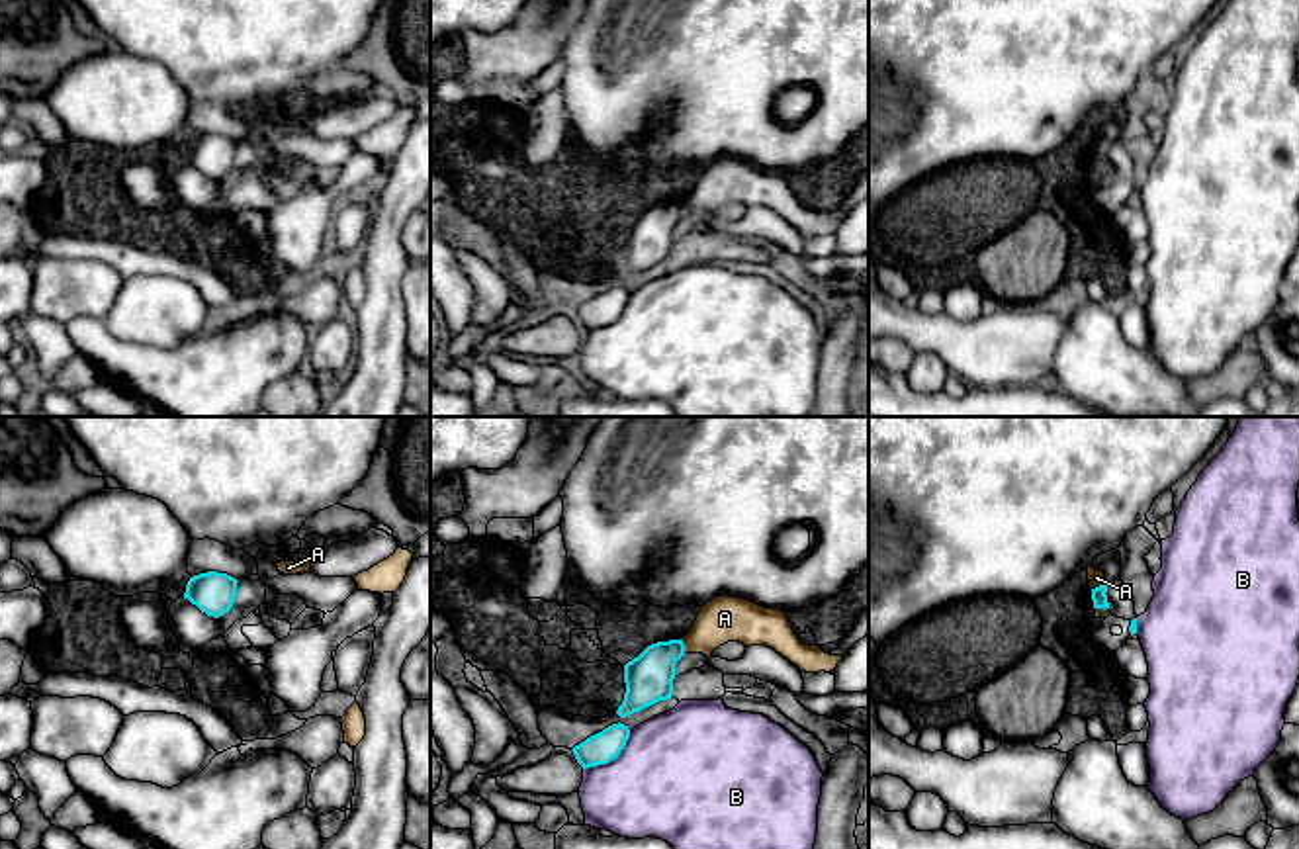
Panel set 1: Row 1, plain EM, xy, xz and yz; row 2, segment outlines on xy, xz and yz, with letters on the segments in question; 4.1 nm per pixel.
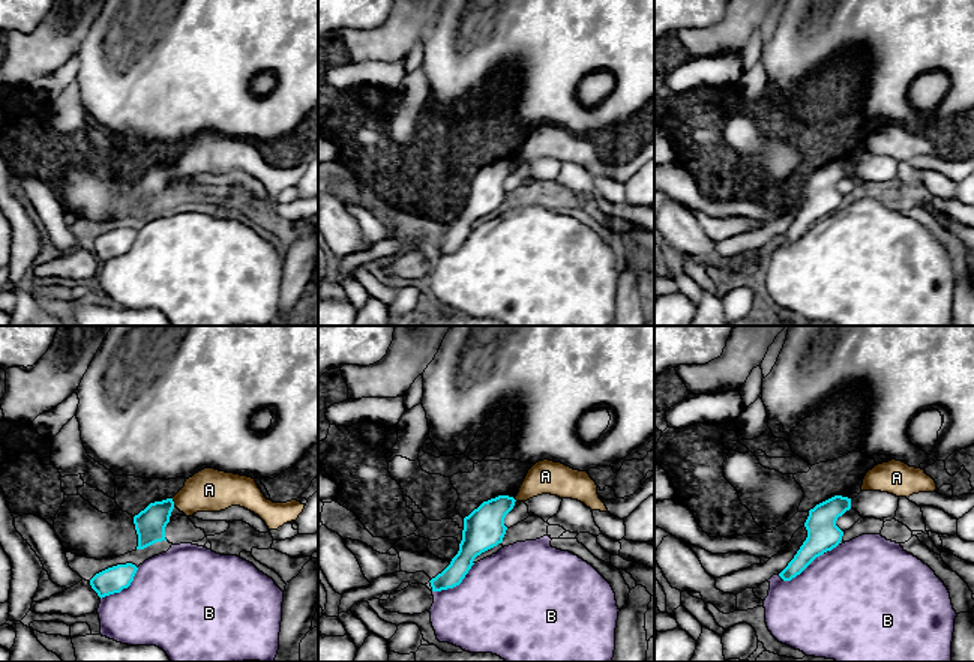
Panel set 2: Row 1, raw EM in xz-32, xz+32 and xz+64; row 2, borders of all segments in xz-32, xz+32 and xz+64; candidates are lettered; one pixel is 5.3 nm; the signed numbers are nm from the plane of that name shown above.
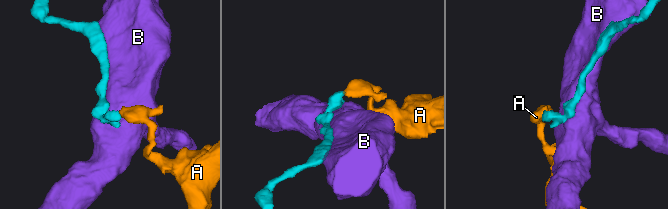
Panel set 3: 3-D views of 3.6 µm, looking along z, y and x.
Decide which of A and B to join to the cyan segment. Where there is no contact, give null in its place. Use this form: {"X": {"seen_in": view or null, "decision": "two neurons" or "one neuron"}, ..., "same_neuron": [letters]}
{"A": {"seen_in": "yz", "decision": "two neurons"}, "B": {"seen_in": "xz", "decision": "two neurons"}, "same_neuron": []}

